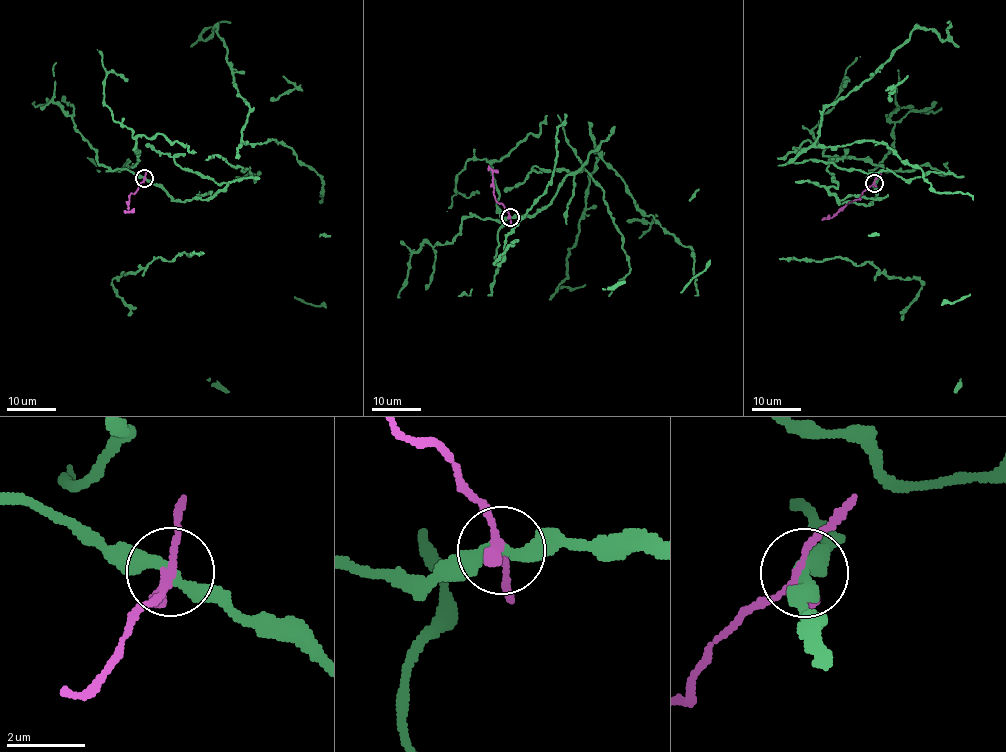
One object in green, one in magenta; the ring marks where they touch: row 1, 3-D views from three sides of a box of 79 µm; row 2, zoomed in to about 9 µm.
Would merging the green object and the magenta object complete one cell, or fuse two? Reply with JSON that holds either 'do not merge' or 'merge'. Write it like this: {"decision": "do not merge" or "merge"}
{"decision": "do not merge"}

